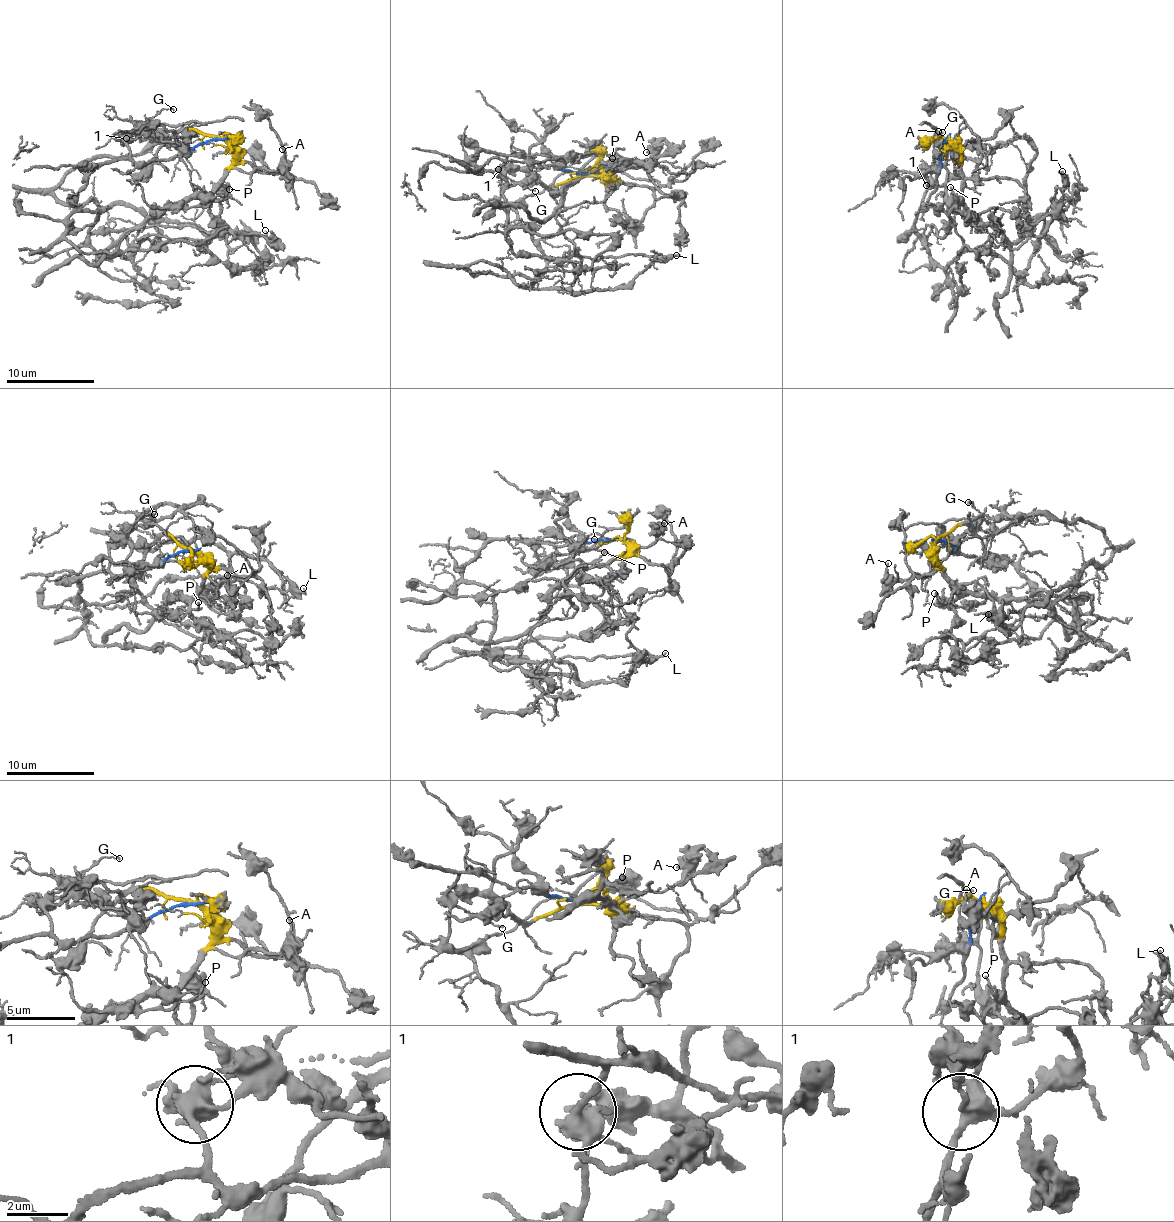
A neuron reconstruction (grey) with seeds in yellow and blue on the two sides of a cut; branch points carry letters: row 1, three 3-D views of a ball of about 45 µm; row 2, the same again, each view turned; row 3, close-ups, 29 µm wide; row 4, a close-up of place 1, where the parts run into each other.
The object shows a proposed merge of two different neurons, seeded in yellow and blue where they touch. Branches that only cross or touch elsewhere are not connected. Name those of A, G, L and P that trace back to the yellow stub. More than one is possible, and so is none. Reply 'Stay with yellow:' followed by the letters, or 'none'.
Stay with yellow: A, P

